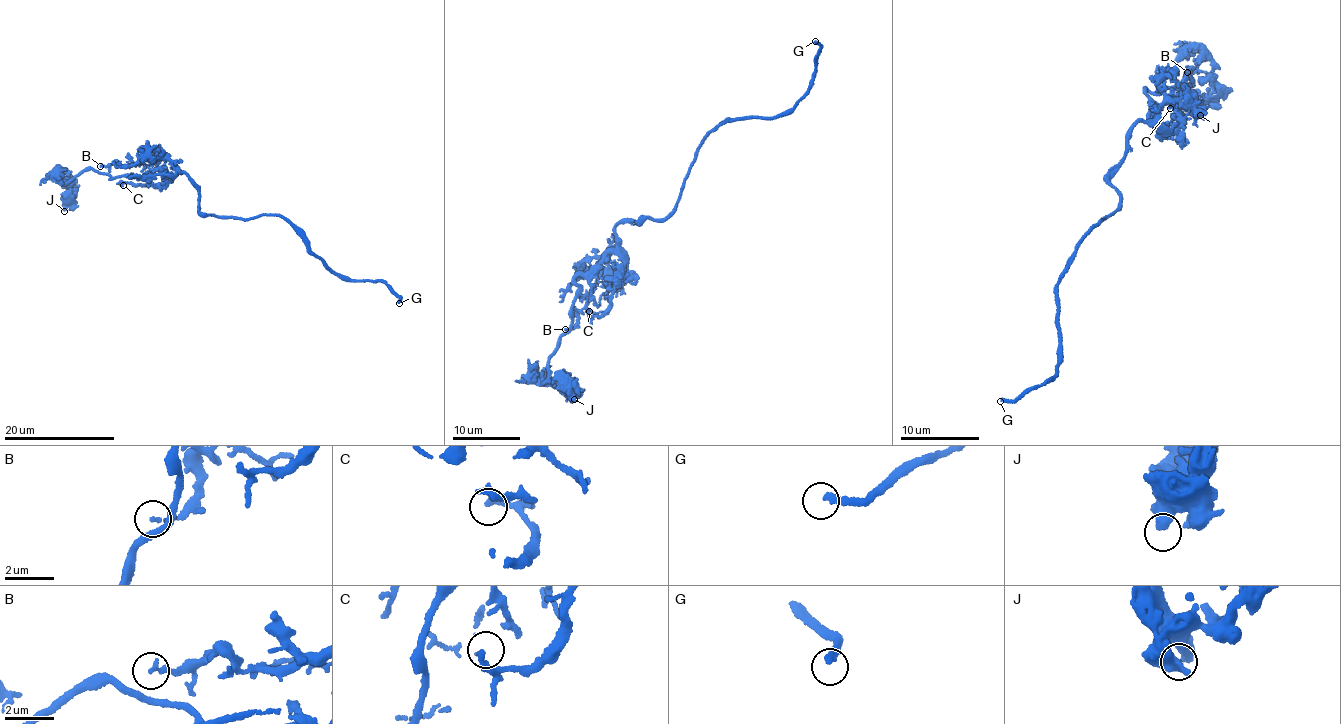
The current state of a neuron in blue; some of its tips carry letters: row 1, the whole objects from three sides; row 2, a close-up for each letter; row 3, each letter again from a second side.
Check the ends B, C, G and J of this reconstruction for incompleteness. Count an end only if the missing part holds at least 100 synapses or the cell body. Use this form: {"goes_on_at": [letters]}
{"goes_on_at": ["G"]}

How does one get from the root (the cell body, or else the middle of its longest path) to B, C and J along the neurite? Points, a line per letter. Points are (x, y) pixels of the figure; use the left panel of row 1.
B: (206, 216), (199, 211), (196, 184), (167, 159), (155, 157), (128, 165), (115, 161), (100, 166)
C: (206, 216), (199, 211), (196, 184), (182, 171), (155, 184), (129, 182), (123, 185)
J: (206, 216), (199, 211), (196, 184), (180, 170), (112, 178), (88, 169), (62, 180), (71, 182), (64, 211)

